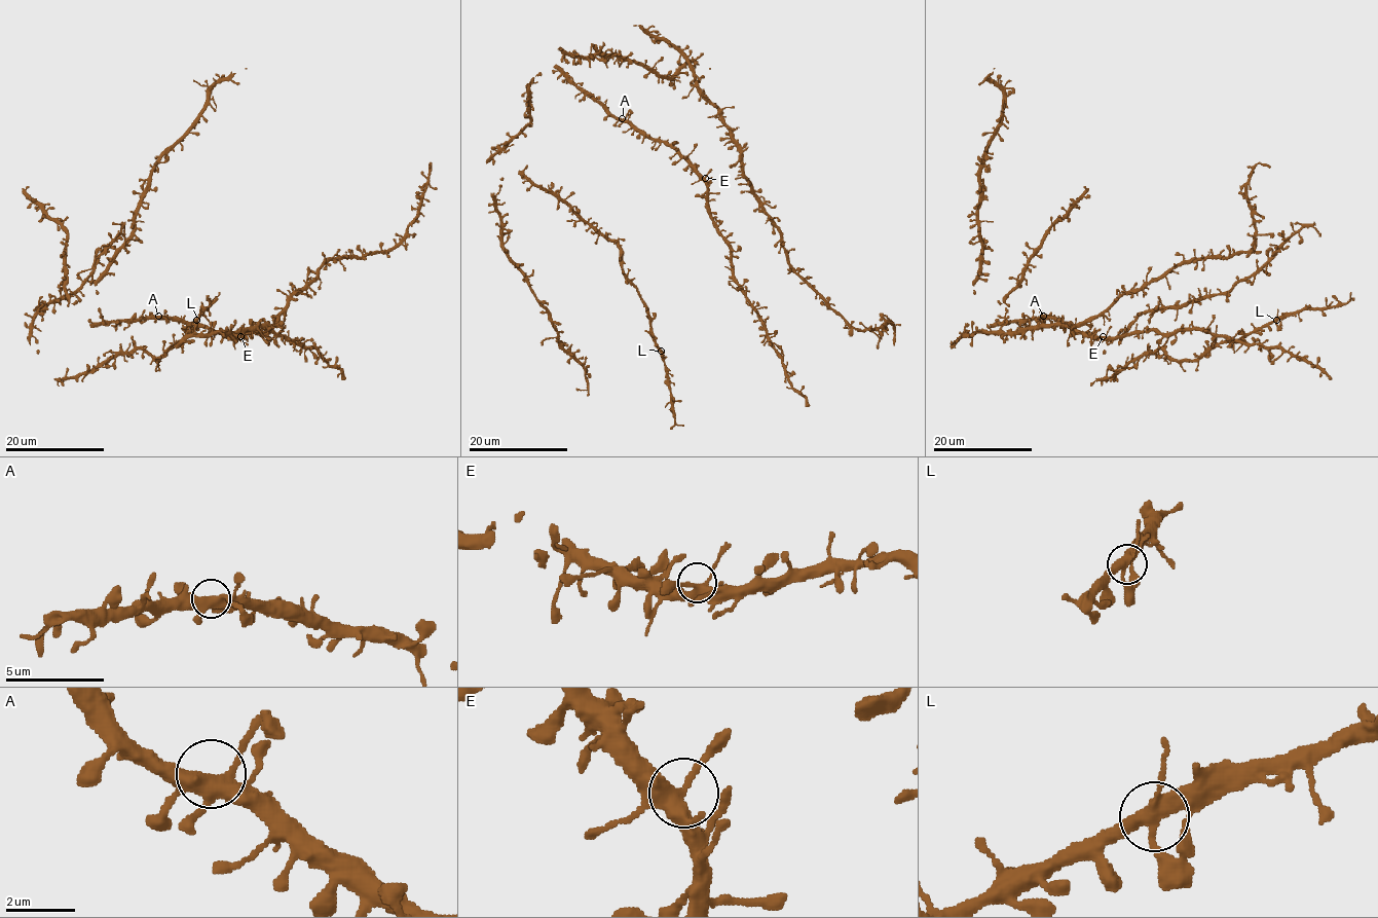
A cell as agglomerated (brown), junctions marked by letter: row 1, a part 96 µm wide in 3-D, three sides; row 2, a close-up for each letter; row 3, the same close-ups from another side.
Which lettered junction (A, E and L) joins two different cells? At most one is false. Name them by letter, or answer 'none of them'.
L

